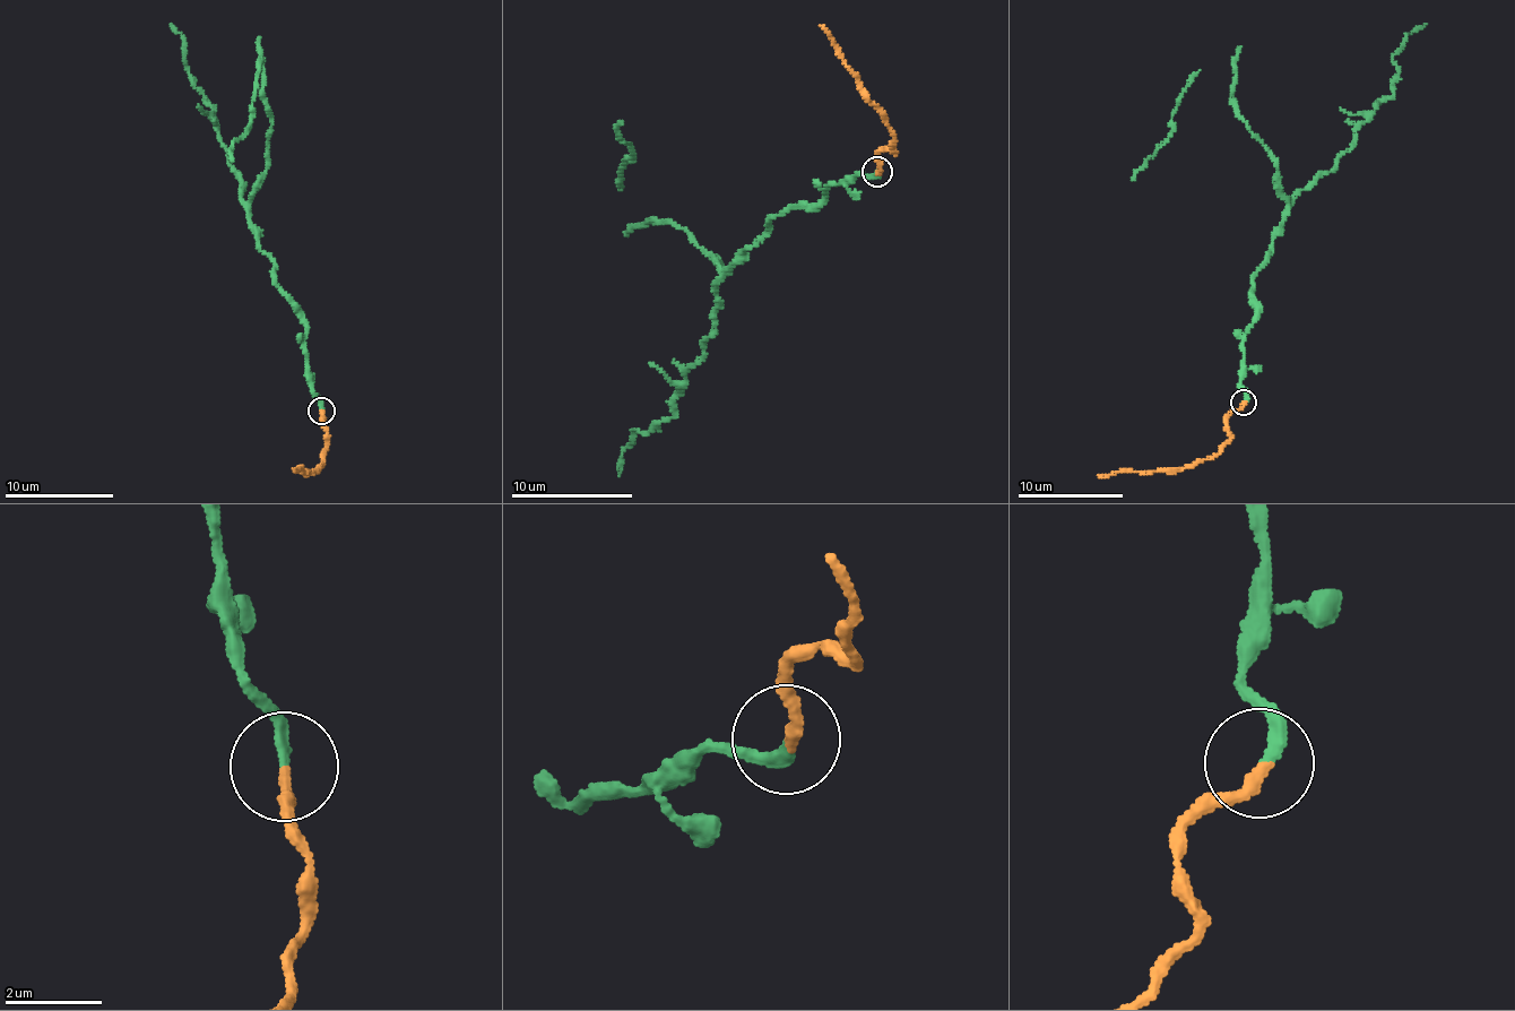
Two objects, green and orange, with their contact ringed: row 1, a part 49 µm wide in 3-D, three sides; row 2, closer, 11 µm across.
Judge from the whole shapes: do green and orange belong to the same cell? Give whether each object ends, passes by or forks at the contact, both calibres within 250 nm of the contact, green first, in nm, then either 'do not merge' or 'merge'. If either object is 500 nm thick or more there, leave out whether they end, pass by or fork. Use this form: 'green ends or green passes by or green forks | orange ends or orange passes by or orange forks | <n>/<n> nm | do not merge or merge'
green ends | orange ends | 240/240 nm | do not merge

